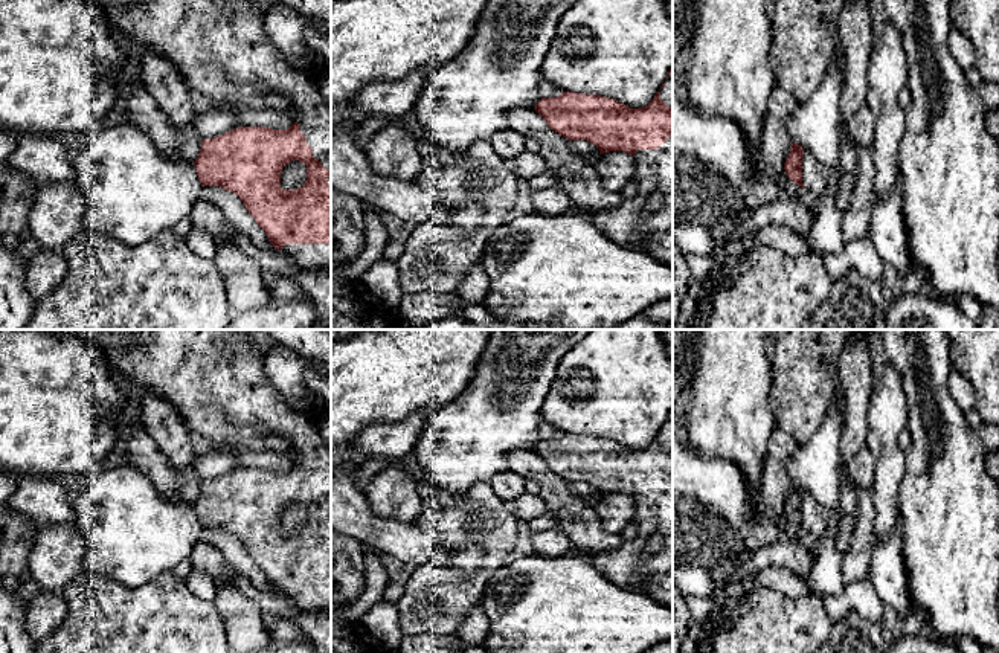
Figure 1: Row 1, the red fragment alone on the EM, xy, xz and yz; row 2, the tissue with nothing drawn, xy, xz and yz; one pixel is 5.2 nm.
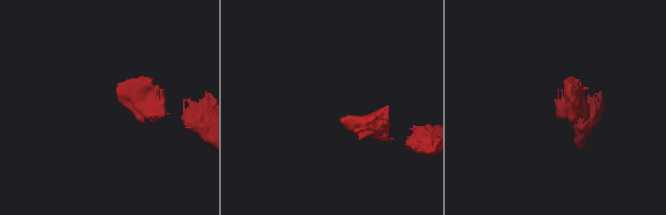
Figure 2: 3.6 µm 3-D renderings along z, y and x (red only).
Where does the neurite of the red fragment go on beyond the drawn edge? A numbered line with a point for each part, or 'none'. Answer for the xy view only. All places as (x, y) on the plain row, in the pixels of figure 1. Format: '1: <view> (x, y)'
1: xy (215, 380)

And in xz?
1: xz (627, 565)

